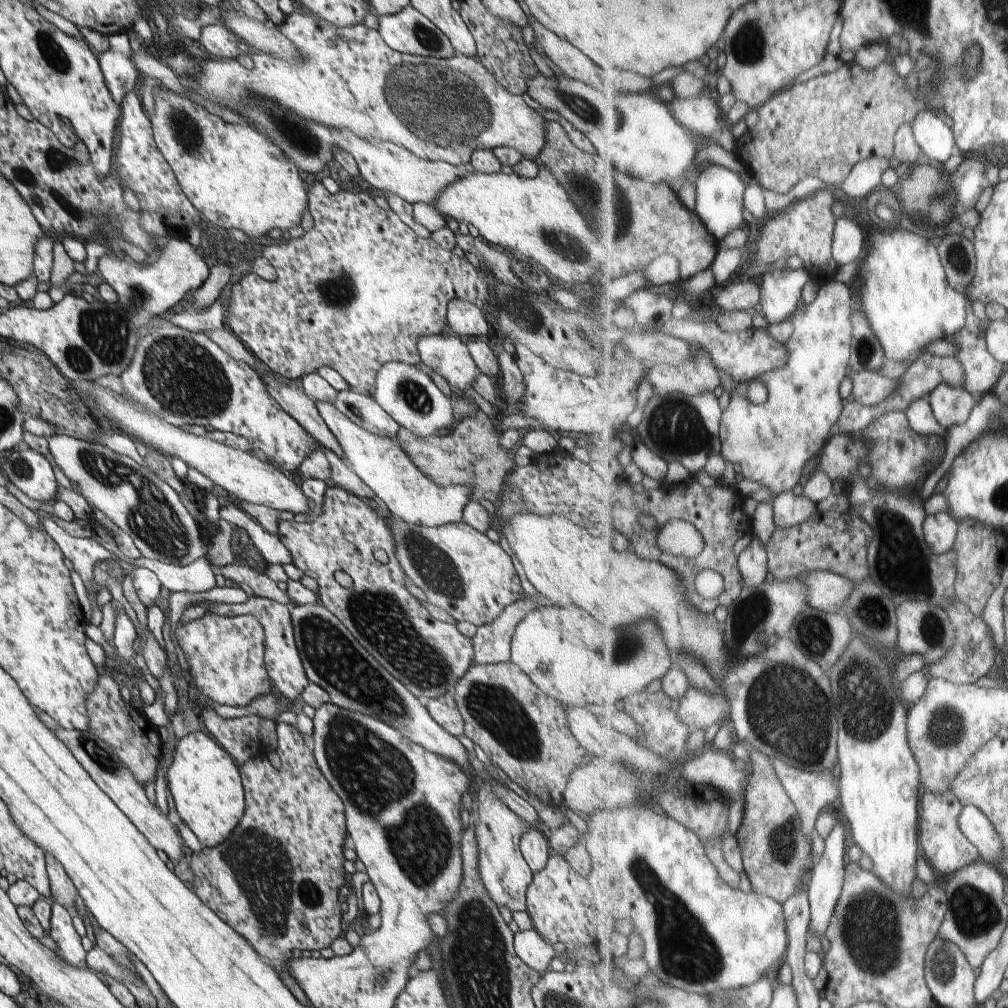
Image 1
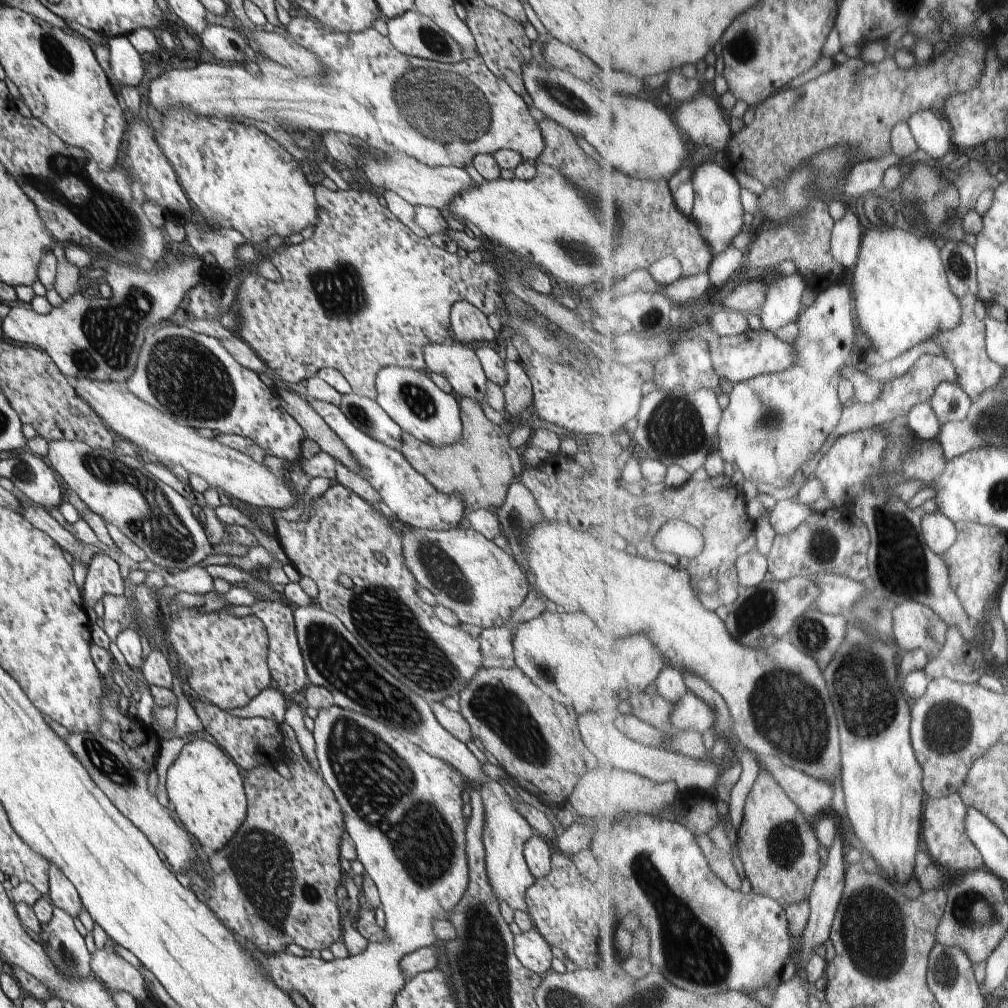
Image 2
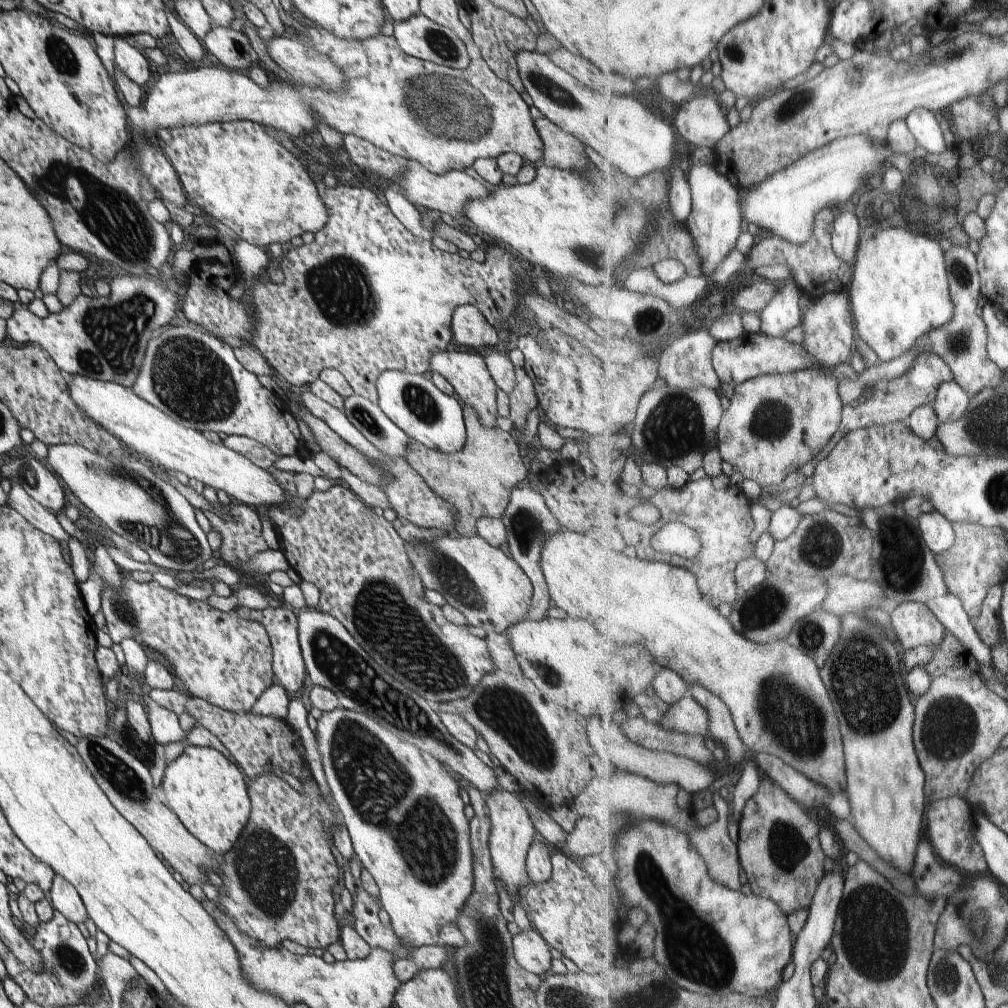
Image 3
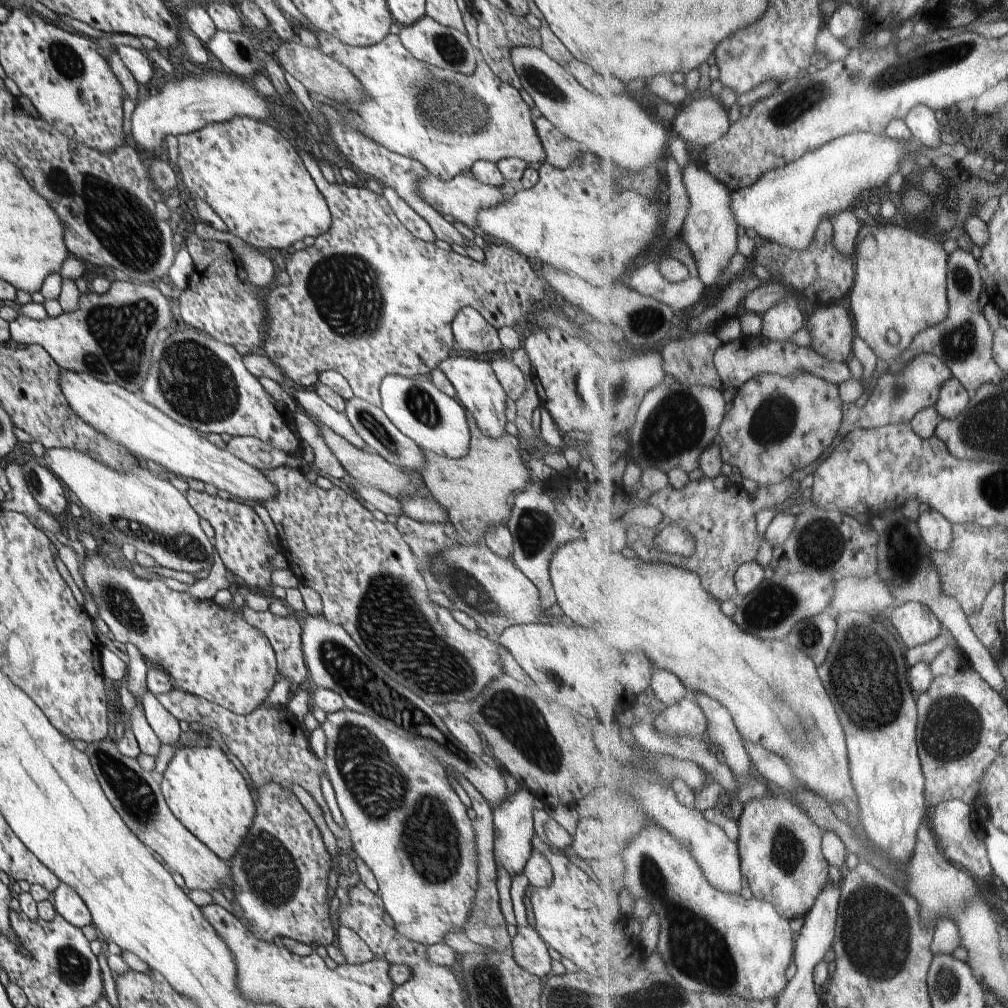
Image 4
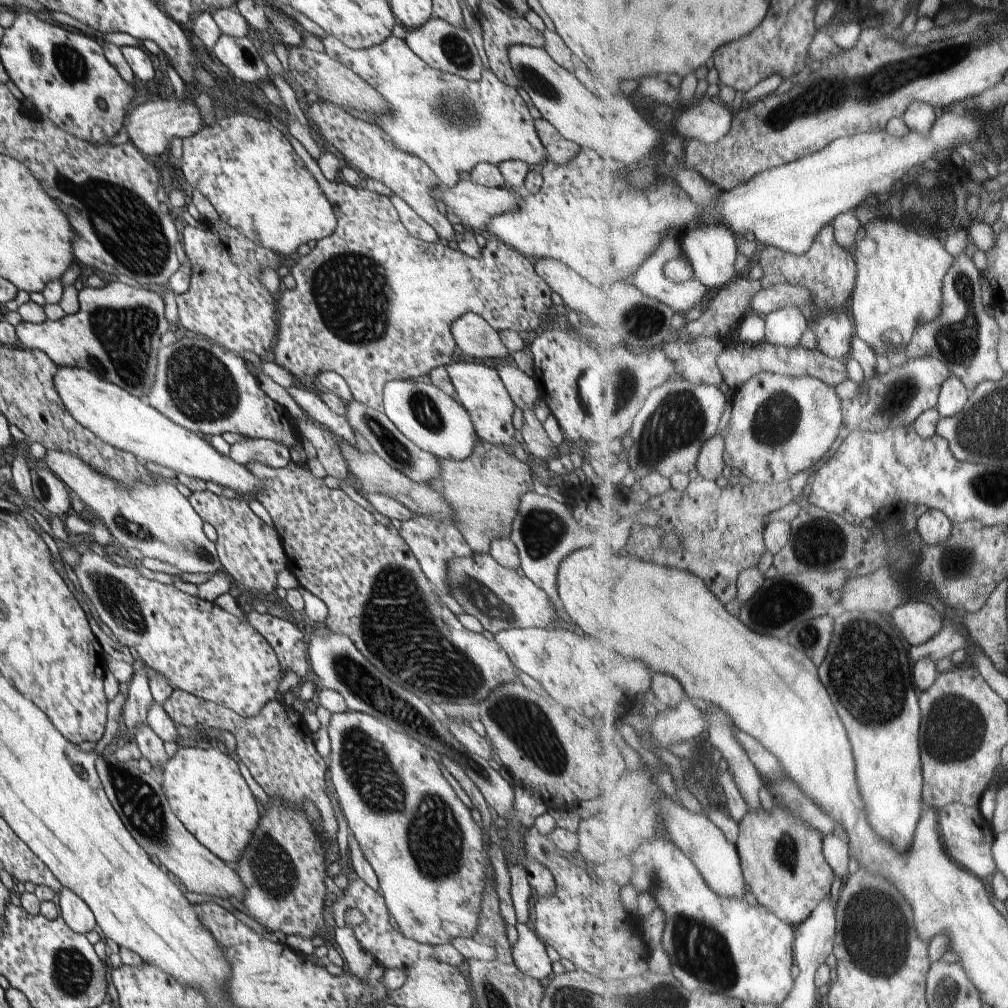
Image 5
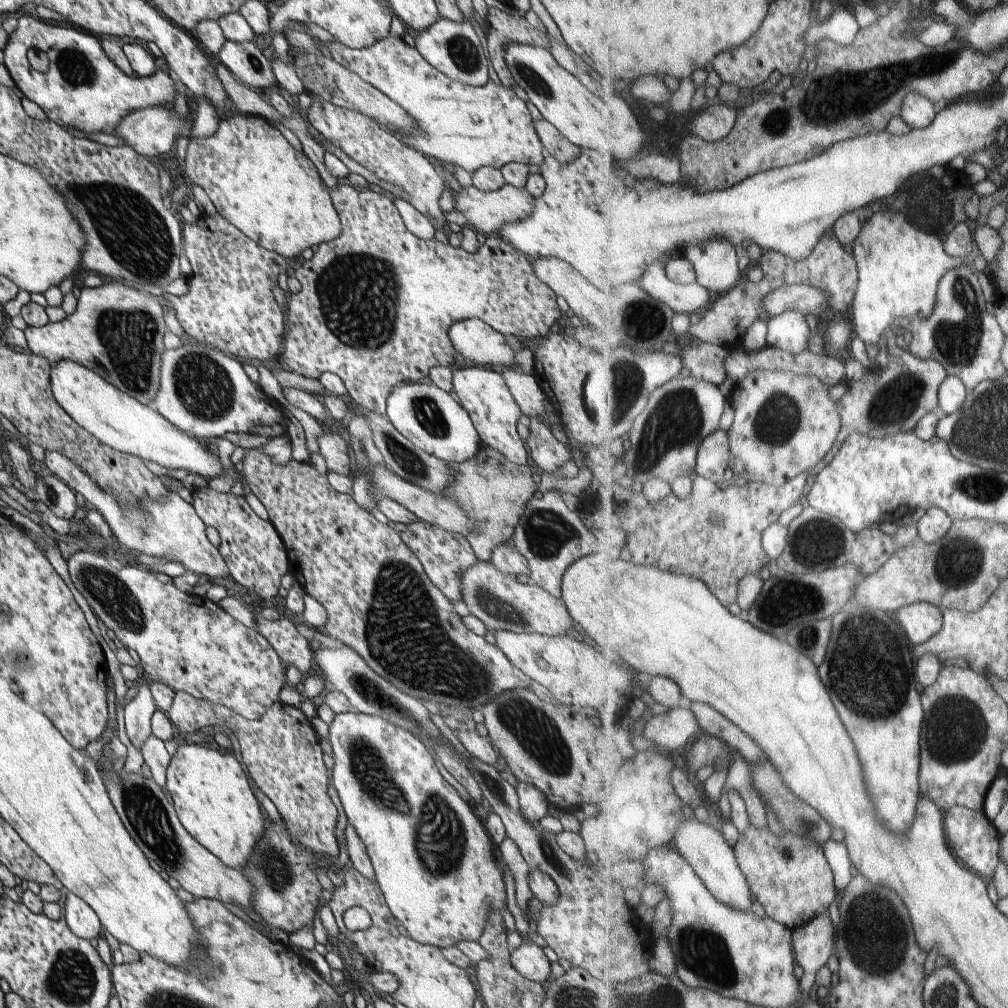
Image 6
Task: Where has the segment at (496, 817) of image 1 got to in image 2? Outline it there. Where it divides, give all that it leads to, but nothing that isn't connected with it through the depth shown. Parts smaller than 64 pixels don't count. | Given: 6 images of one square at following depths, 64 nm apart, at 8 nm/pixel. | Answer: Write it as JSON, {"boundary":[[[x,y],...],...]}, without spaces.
{"boundary":[[[490,778],[482,784],[480,790],[485,808],[485,825],[483,830],[483,845],[485,846],[485,869],[489,876],[493,892],[499,902],[506,902],[513,910],[526,911],[525,892],[532,887],[535,878],[526,864],[523,848],[533,835],[532,825],[519,813],[513,799],[504,791],[502,785]]]}

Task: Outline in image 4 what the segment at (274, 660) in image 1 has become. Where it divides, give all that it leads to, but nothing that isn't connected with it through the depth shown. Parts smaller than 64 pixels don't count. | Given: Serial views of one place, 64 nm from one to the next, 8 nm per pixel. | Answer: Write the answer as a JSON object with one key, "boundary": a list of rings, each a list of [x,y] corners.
{"boundary":[[[243,607],[239,610],[242,618],[256,626],[257,630],[260,630],[262,633],[266,634],[272,649],[274,650],[277,662],[277,670],[279,678],[286,678],[290,682],[290,690],[295,691],[299,689],[299,685],[302,684],[308,677],[308,670],[304,662],[304,656],[302,652],[301,644],[301,623],[300,617],[295,615],[290,611],[287,616],[276,616],[271,612],[256,612],[249,607]]]}

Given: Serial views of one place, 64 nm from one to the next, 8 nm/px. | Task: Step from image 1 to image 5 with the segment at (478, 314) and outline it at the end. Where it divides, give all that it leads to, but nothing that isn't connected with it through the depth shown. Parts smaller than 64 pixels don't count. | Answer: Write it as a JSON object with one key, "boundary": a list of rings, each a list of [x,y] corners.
{"boundary":[[[474,312],[462,314],[452,324],[451,332],[455,346],[464,356],[493,363],[507,360],[509,356],[509,350],[502,344],[499,333]]]}

